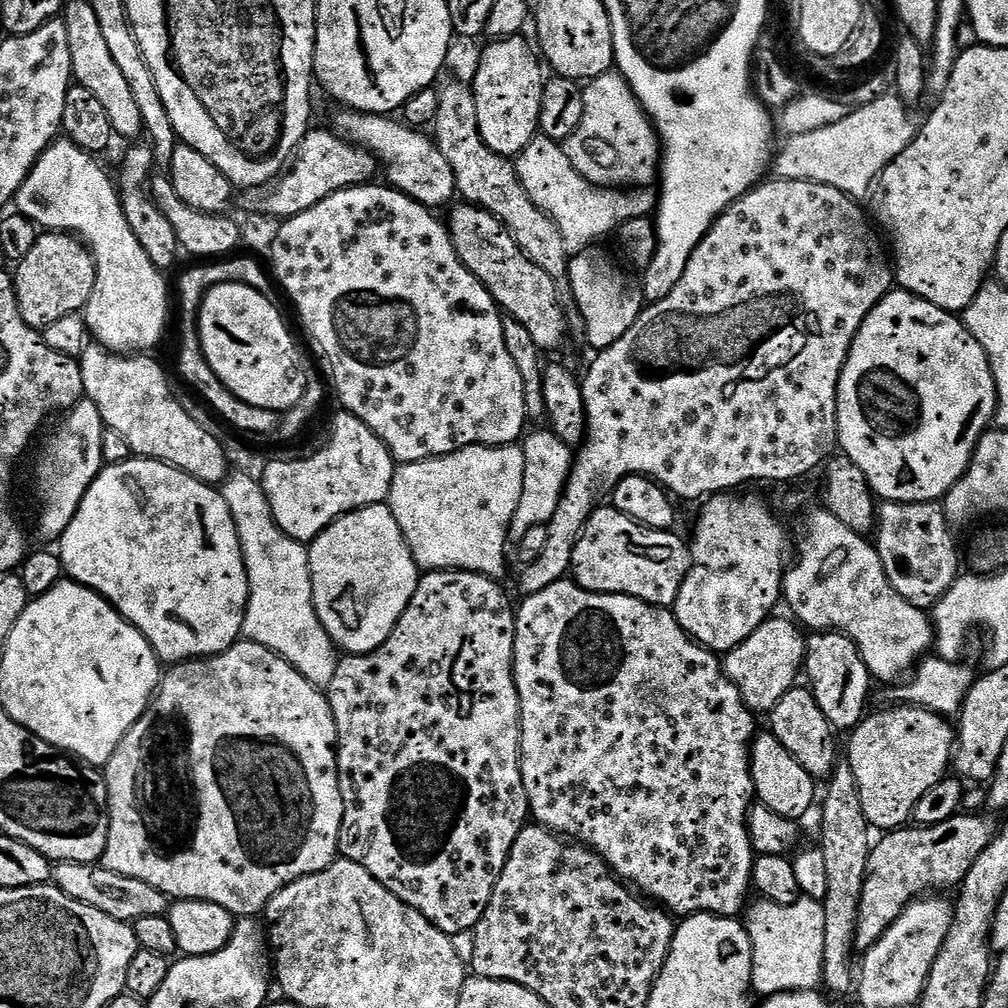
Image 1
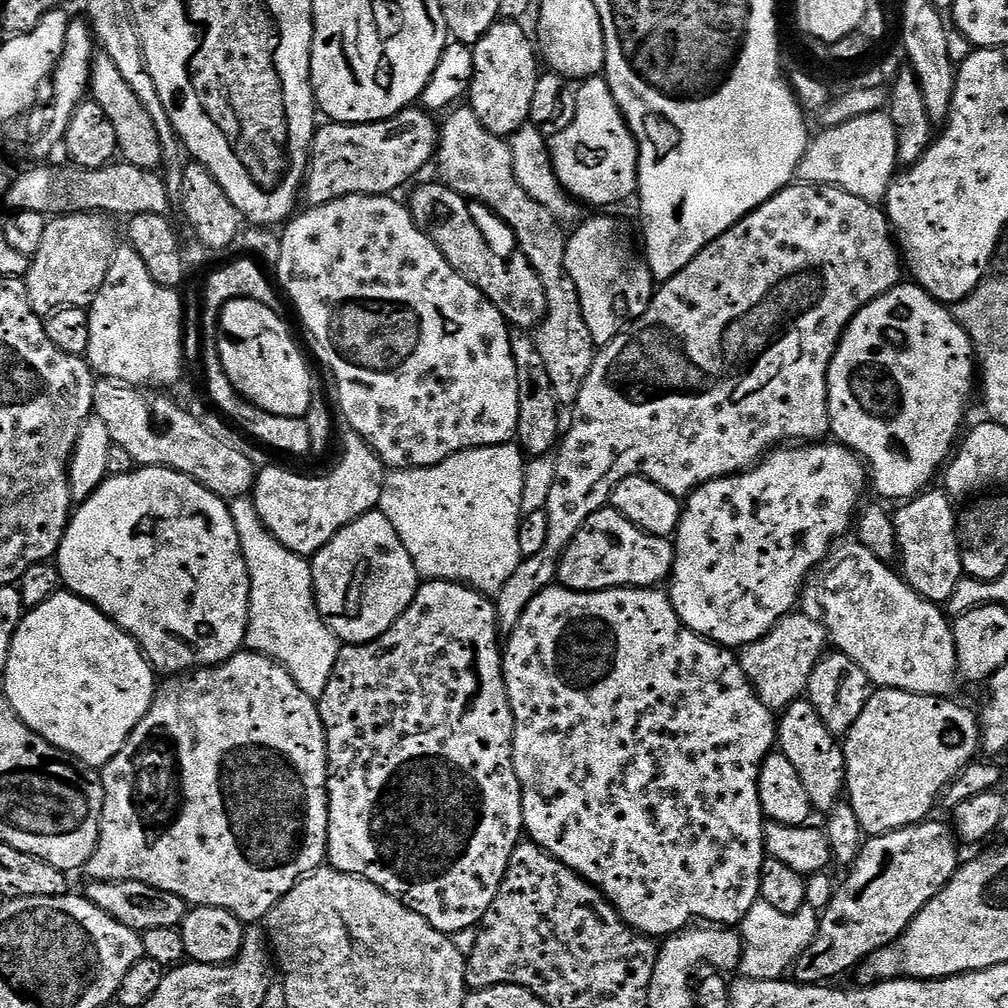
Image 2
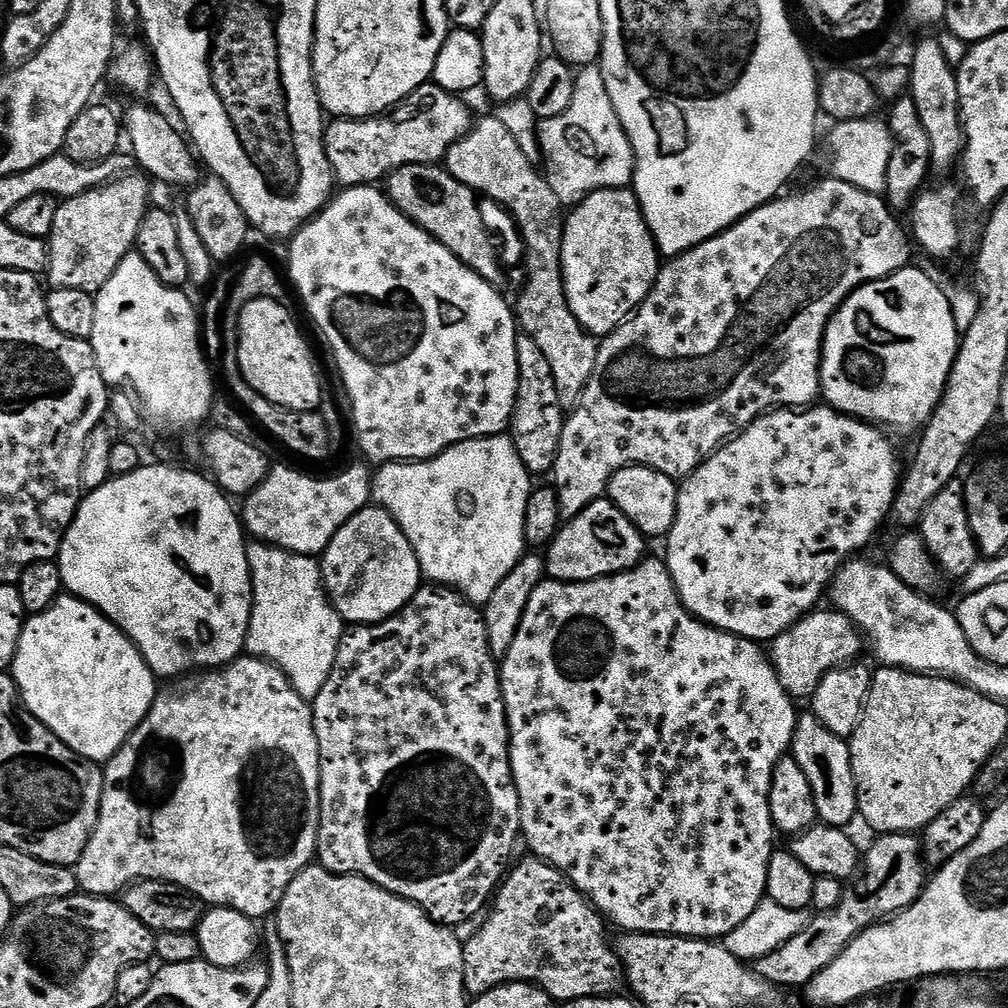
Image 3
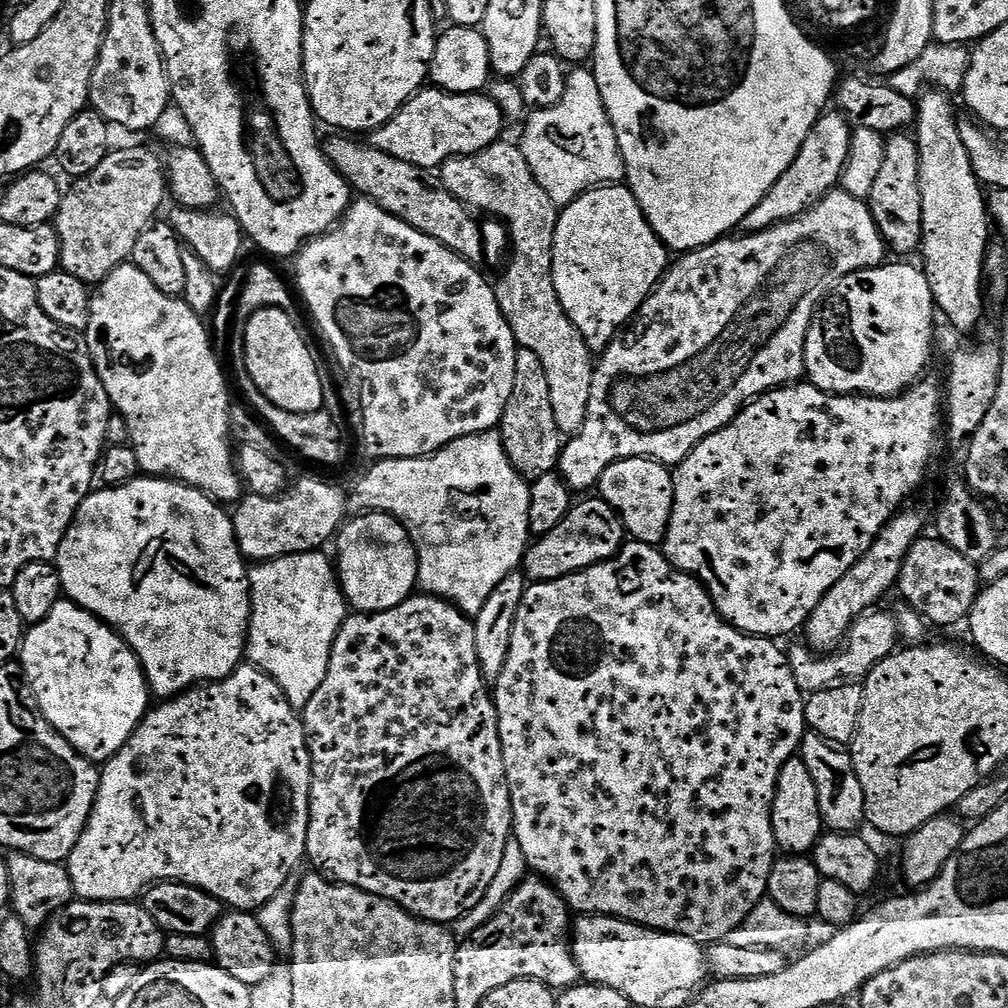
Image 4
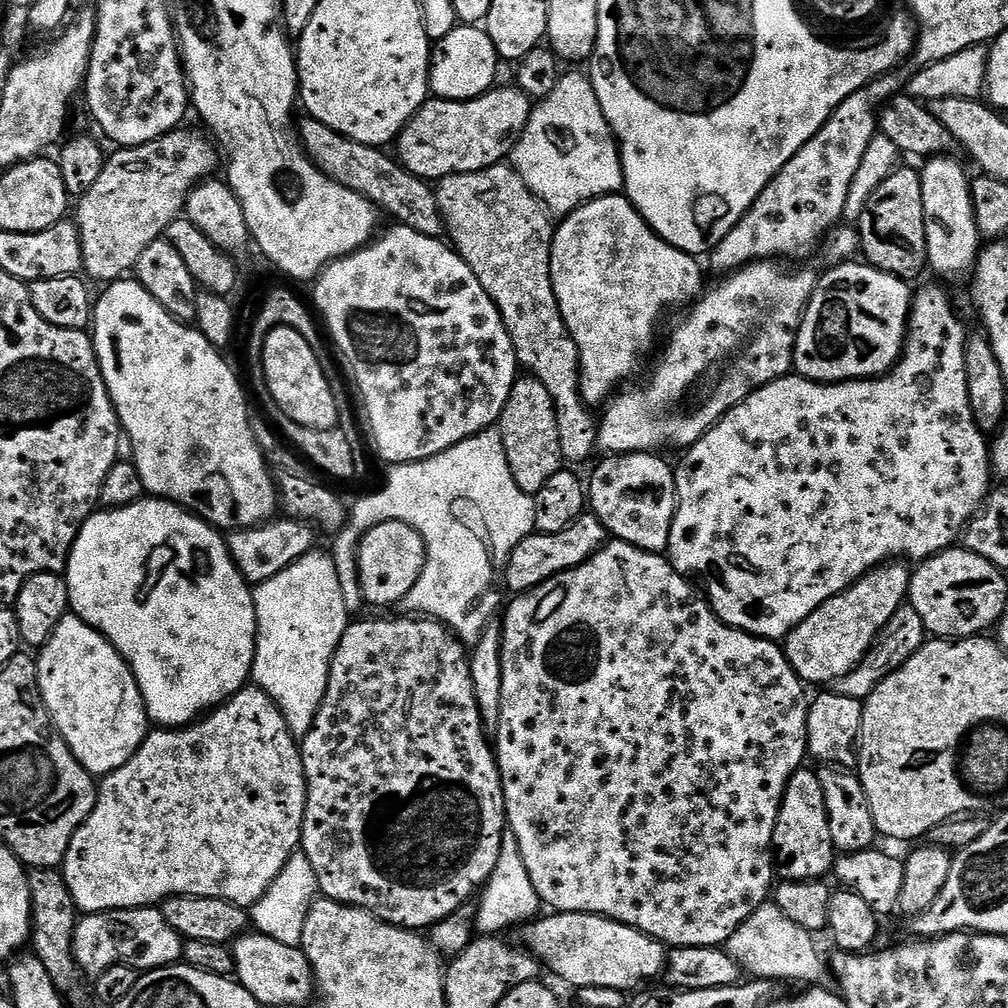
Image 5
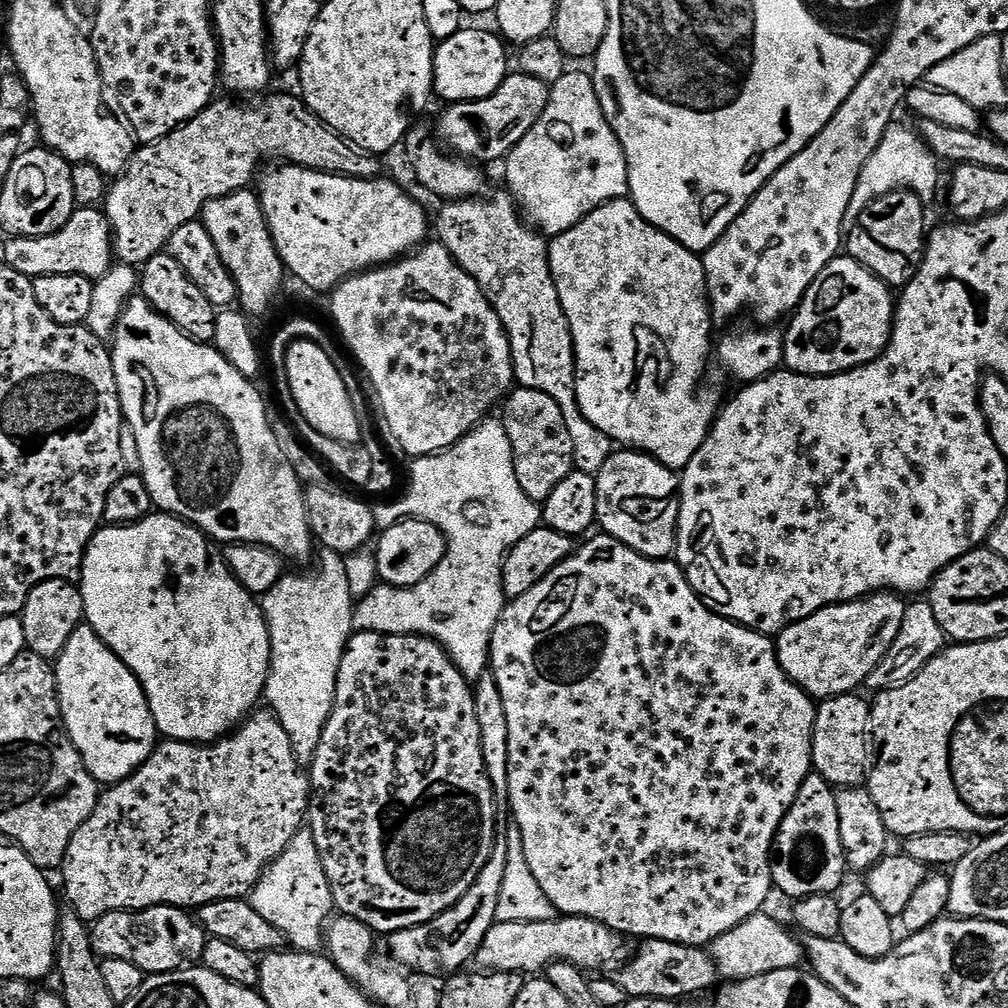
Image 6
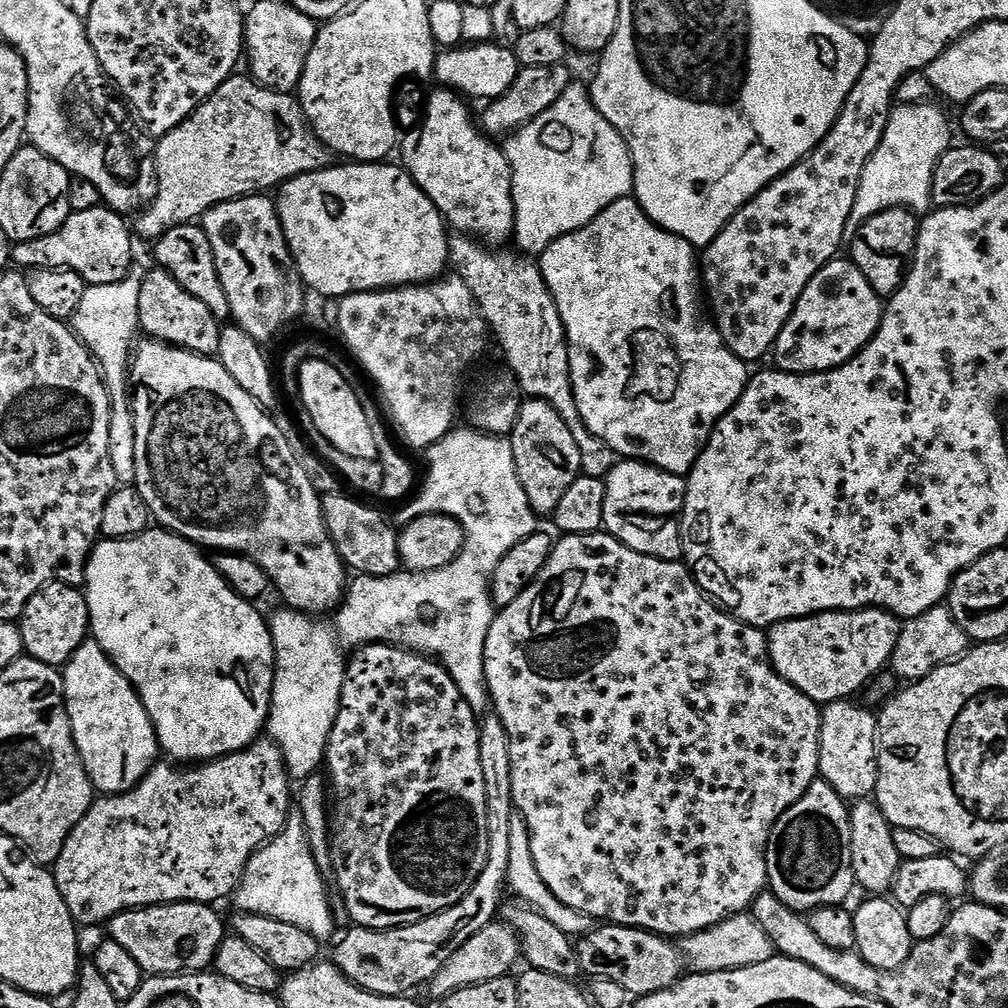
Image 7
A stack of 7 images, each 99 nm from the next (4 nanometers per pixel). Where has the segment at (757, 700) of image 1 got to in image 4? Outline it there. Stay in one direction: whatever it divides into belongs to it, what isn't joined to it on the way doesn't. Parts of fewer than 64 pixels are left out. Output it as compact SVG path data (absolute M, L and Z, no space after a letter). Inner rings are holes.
M880 611L861 616L846 637L846 647L835 654L824 654L818 658L817 653L804 642L787 649L788 661L801 692L811 694L846 686L849 682L863 681L879 663L897 651L896 639L899 641L902 636L897 617Z

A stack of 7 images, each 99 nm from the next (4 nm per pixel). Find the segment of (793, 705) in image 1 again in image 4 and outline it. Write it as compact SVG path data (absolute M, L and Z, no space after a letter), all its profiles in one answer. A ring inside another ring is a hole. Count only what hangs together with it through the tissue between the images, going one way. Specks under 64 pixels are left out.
M809 731L804 737L802 759L806 770L810 770L810 778L814 778L814 786L818 786L818 806L825 829L832 834L855 833L859 829L856 827L860 823L863 825L866 817L862 782L858 782L851 755L843 747L829 744L817 732Z

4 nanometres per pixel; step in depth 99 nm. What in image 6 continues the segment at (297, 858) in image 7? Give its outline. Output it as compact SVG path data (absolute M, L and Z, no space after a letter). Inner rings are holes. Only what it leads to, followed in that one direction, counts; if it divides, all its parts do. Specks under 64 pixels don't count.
M301 827L300 831L294 834L294 838L290 838L290 842L286 846L286 850L282 850L282 854L278 854L278 858L276 860L273 860L272 863L269 864L267 868L265 868L262 875L260 875L260 881L258 881L258 883L256 883L252 888L250 899L252 905L254 906L254 910L258 914L262 914L262 918L266 918L266 922L271 922L273 926L278 926L278 930L282 930L285 941L287 941L287 943L291 945L293 949L316 950L325 943L326 932L324 927L325 925L327 925L330 917L333 915L334 905L332 902L332 895L330 894L330 882L328 881L328 879L326 878L326 874L322 870L322 858L318 858L318 846L314 846L312 831L310 831L308 827Z

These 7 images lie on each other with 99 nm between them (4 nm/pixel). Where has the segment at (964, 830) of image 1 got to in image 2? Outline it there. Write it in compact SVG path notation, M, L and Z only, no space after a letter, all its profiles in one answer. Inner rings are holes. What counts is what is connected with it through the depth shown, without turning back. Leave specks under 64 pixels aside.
M925 822L913 824L911 828L897 828L881 836L873 836L863 841L859 859L851 865L848 877L837 887L830 906L823 909L816 925L814 942L796 960L795 979L801 984L827 985L835 976L848 972L852 967L863 965L868 957L878 950L895 944L902 933L908 929L910 921L937 896L952 880L953 874L962 863L956 853L958 837L947 823L932 824Z

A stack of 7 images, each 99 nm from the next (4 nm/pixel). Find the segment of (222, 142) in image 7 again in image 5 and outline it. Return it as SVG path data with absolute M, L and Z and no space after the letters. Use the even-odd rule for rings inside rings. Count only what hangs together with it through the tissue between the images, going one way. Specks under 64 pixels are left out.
M304 118L301 124L299 121L298 135L308 159L331 180L362 194L381 213L389 212L396 219L393 221L403 227L437 238L445 235L444 215L438 206L435 187L412 175L399 159L388 157L384 148L347 140L342 134L330 130L330 126L311 118ZM184 131L168 132L137 148L120 148L113 156L111 153L105 159L98 182L94 182L94 186L90 186L90 190L79 197L77 204L80 205L74 208L74 223L80 231L83 271L89 272L94 279L115 282L127 277L135 269L138 258L142 258L142 250L146 250L150 242L161 239L167 233L170 222L181 219L188 202L188 193L215 173L212 171L216 168L217 145L203 131Z

